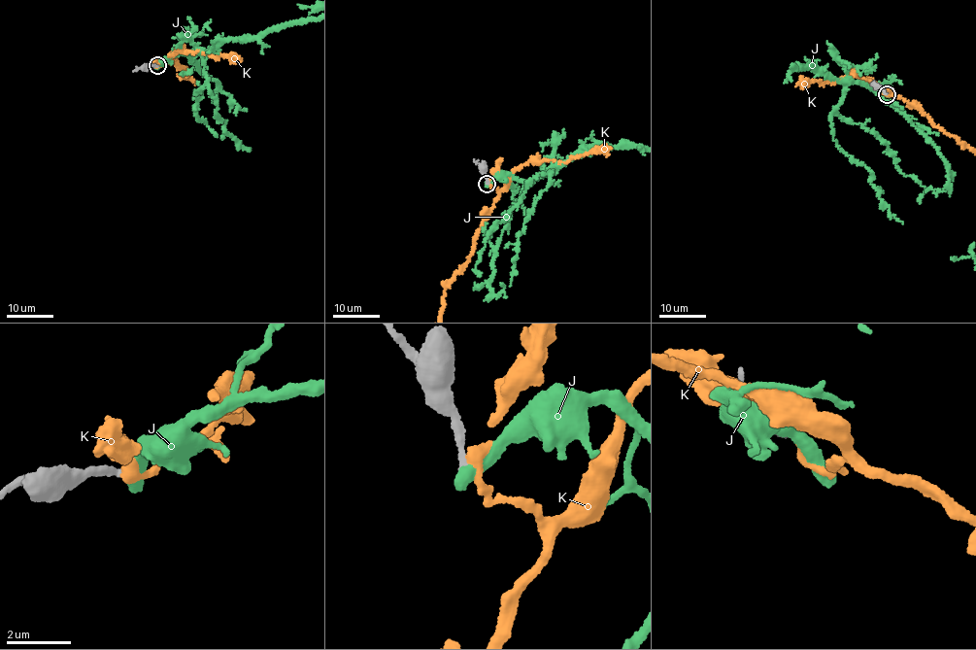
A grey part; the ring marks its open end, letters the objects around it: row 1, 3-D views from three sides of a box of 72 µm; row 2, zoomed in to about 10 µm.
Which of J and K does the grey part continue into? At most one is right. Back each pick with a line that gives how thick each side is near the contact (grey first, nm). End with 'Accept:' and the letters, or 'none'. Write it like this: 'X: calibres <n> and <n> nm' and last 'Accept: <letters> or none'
Accept: none

